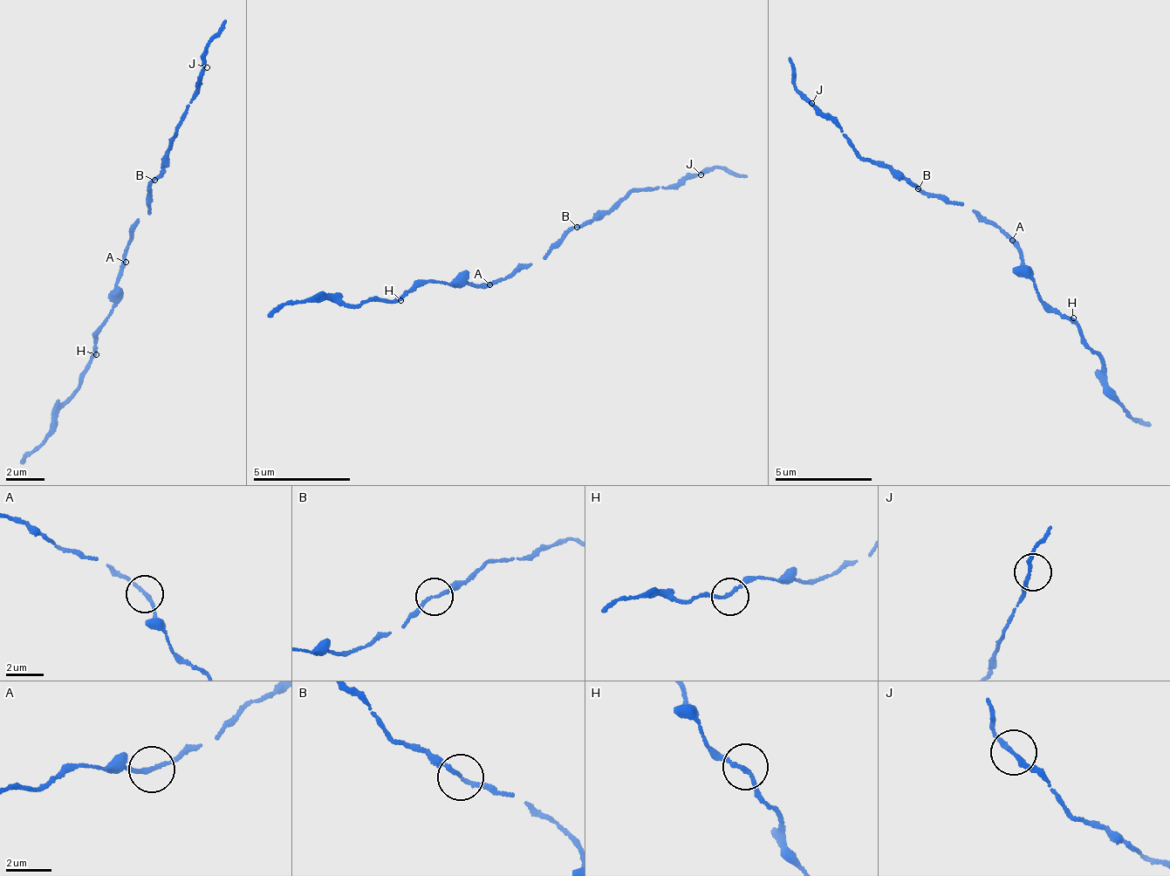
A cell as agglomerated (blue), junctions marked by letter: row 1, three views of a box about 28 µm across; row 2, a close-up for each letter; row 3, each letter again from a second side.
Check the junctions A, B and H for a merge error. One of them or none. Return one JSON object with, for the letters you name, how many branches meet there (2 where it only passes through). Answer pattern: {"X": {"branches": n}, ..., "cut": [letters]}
{"cut": []}

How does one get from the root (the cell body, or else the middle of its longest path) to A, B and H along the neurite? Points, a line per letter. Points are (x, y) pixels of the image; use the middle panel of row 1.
A: (513, 272), (489, 284)
B: (513, 272), (527, 269), (545, 257), (554, 242), (574, 231), (578, 225)
H: (513, 272), (482, 288), (465, 279), (451, 283), (431, 280), (413, 289), (413, 293), (400, 300)

